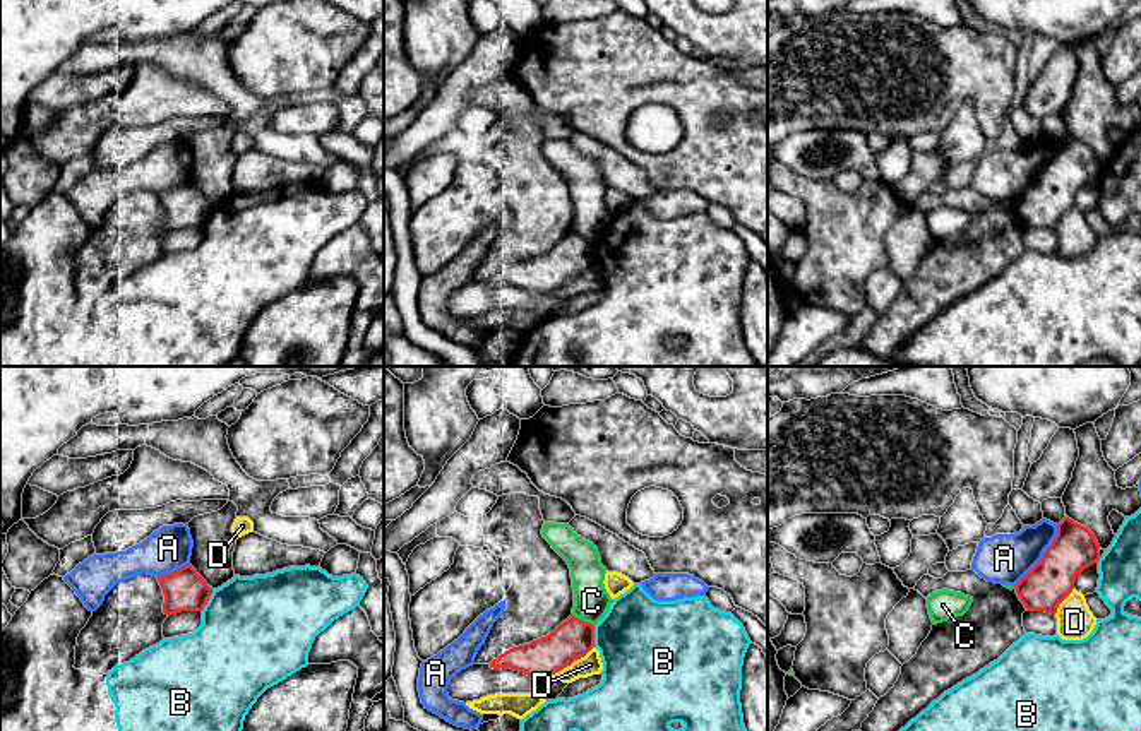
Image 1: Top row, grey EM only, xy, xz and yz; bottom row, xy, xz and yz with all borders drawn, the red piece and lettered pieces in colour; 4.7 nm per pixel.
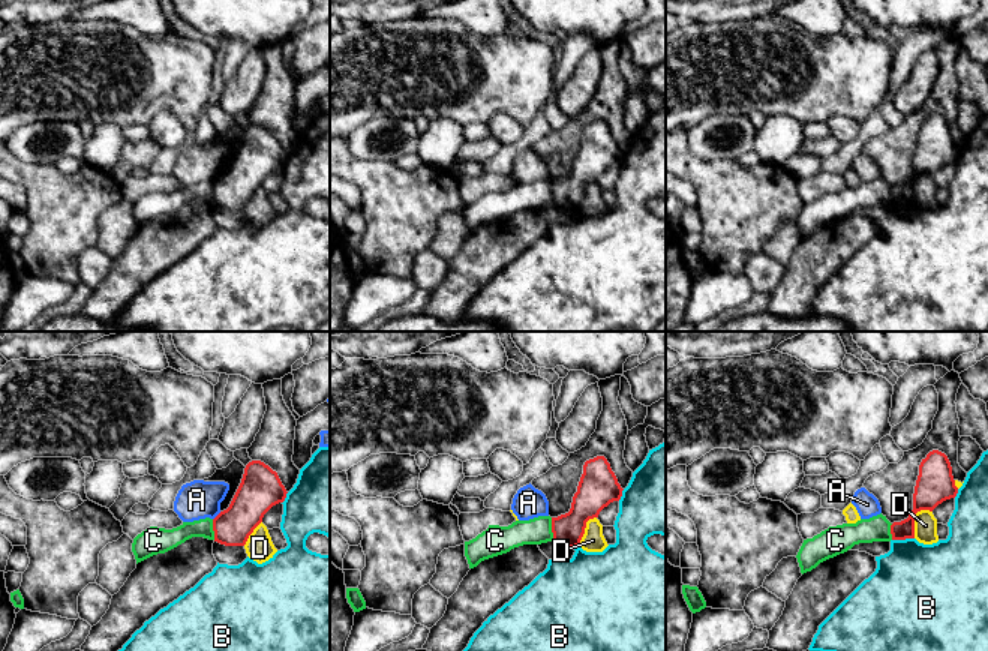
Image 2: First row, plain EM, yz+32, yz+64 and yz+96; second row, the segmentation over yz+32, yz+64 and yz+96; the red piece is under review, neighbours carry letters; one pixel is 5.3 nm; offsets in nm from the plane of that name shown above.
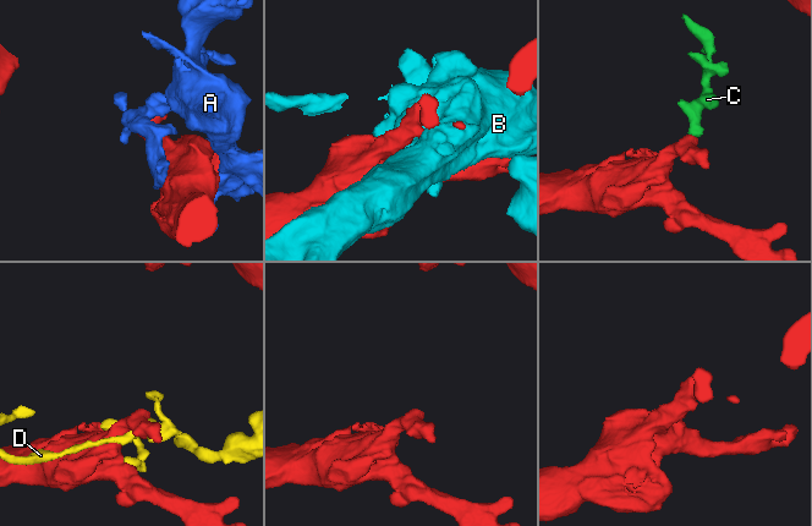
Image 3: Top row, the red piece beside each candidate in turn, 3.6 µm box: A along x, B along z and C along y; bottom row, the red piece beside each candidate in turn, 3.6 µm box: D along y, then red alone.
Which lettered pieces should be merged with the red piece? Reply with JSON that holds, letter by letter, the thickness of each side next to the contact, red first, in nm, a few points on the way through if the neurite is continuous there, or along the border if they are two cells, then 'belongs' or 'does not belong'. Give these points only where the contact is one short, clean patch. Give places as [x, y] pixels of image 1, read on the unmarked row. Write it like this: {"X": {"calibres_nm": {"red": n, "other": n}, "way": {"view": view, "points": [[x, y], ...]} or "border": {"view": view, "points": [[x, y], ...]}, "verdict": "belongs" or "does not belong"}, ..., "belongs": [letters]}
{"A": {"calibres_nm": {"red": 220, "other": 240}, "verdict": "does not belong"}, "B": {"calibres_nm": {"red": 190, "other": 480}, "verdict": "does not belong"}, "C": {"calibres_nm": {"red": 190, "other": 170}, "border": {"view": "xz", "points": [[573, 230], [593, 242]]}, "verdict": "does not belong"}, "D": {"calibres_nm": {"red": 190, "other": 100}, "verdict": "does not belong"}, "belongs": []}

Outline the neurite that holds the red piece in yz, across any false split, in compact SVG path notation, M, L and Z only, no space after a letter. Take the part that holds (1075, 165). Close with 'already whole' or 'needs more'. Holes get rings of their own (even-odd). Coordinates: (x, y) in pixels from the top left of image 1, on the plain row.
M1064 134L1042 176L1014 202L1016 211L1028 228L1055 231L1072 209L1076 193L1098 176L1100 161L1095 151Z; already whole

